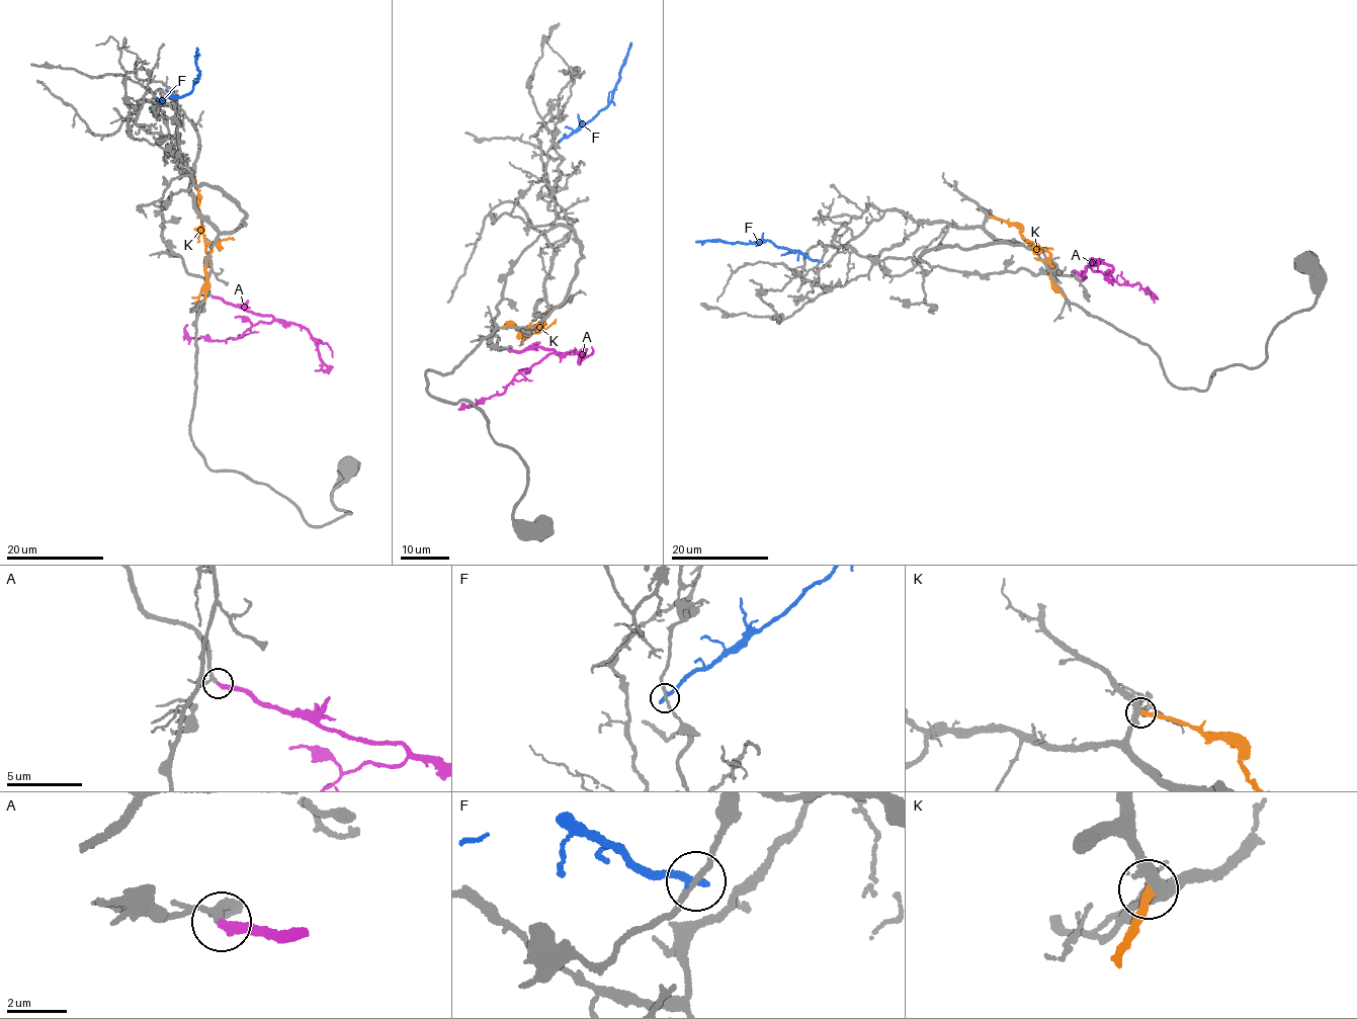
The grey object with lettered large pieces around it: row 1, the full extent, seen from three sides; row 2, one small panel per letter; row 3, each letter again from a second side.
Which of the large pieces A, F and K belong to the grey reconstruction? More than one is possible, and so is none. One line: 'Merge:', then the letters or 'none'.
Merge: A

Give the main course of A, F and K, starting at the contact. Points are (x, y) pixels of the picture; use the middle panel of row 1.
A: (508, 350), (542, 346), (555, 352), (517, 373), (503, 393), (469, 406)
F: (553, 147), (580, 131), (608, 104), (630, 43)
K: (548, 309), (543, 325), (537, 328), (534, 325), (525, 339), (513, 323), (491, 330)

